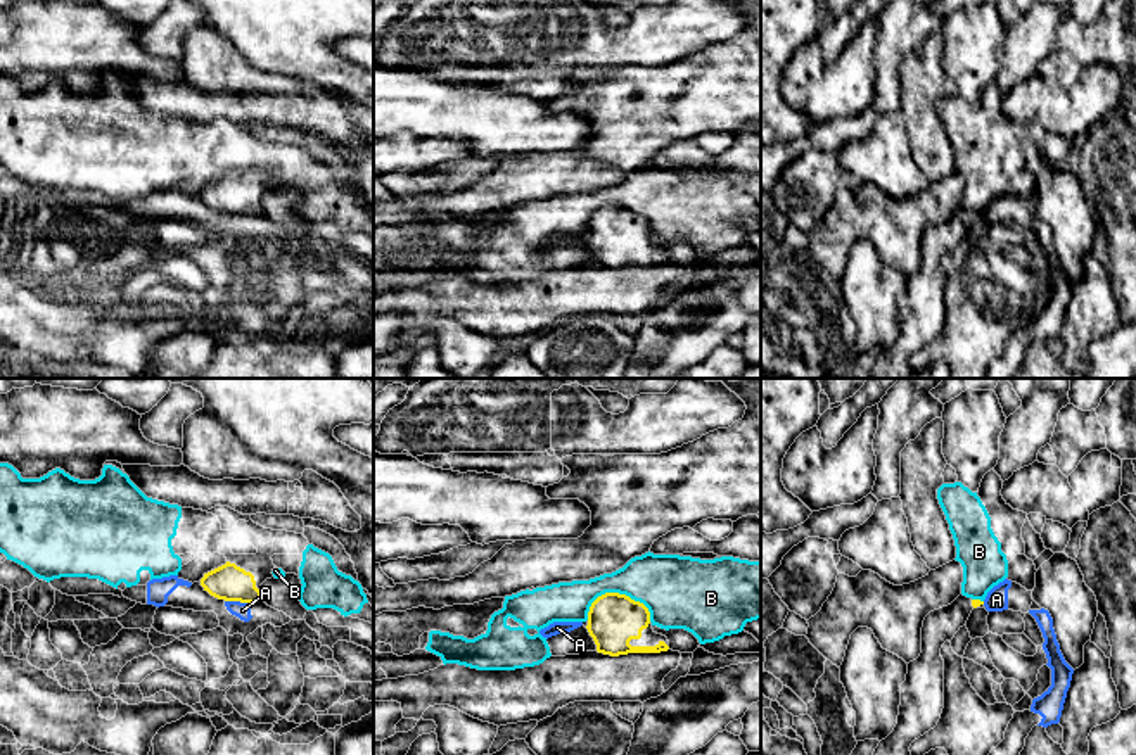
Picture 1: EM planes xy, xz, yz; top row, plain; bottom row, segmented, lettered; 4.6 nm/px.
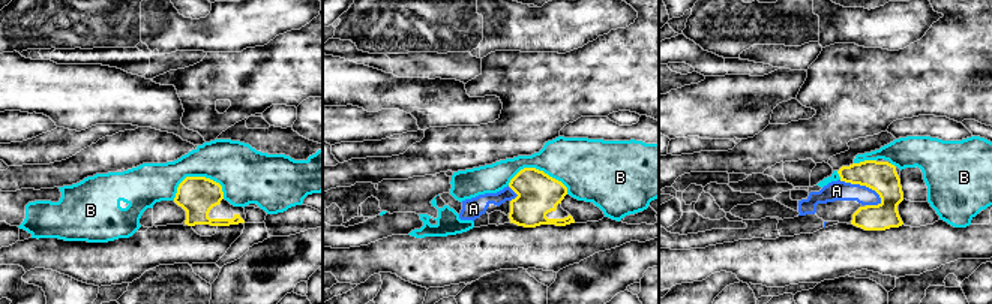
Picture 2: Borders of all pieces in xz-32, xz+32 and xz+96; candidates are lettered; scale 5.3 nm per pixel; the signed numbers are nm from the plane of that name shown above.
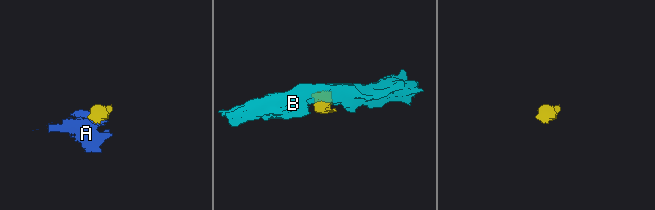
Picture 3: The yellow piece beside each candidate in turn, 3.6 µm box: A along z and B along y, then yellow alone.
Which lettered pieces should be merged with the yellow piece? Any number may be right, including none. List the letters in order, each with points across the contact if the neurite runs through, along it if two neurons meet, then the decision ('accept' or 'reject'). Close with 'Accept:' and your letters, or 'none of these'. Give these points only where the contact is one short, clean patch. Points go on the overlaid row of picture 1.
A: along xy (225, 600), (251, 603) | reject
B: along xz (587, 612), (599, 596), (625, 593), (647, 609), (650, 621) | reject
Accept: none of these

